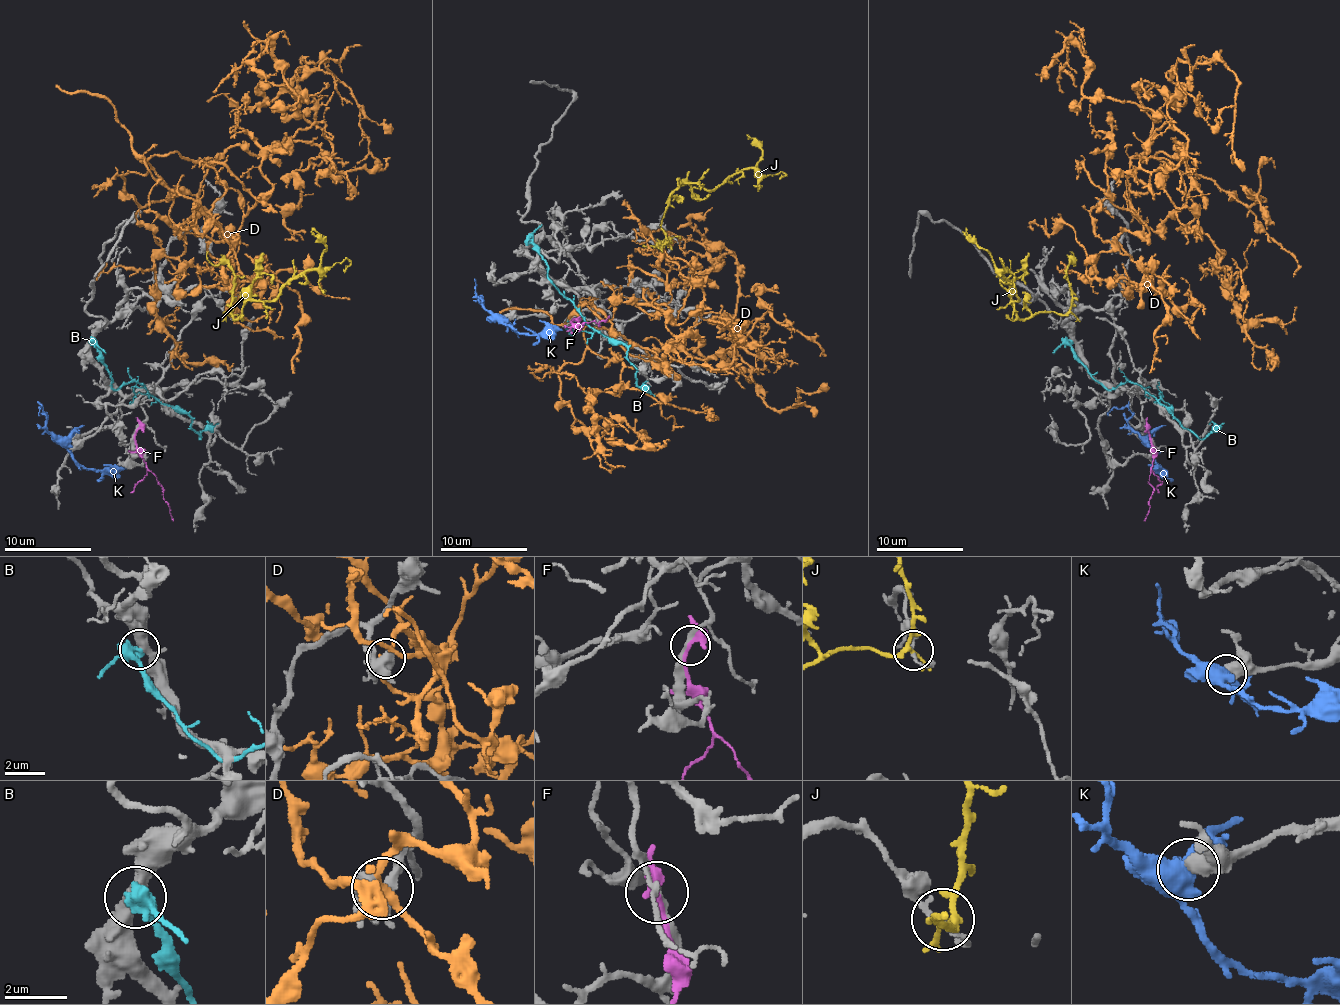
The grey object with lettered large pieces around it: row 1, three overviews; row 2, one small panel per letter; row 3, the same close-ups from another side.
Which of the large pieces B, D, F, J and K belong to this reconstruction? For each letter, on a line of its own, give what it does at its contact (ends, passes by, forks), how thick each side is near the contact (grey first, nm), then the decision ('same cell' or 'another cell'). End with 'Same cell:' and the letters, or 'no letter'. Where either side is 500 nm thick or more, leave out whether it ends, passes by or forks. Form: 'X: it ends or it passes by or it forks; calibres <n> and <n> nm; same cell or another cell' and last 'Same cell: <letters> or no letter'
B: it passes by; calibres 360 and 400 nm; another cell
D: calibres 500 and 240 nm; another cell
F: it passes by; calibres 220 and 280 nm; another cell
J: it forks; calibres 150 and 170 nm; another cell
K: calibres 600 and 550 nm; another cell
Same cell: no letter

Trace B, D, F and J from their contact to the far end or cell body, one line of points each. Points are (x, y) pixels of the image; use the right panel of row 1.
B: (1071, 340), (1076, 359), (1108, 390), (1132, 381), (1199, 438), (1212, 433), (1223, 422)
D: (1117, 242), (1143, 229), (1130, 160), (1184, 162), (1167, 112), (1197, 62), (1238, 82), (1245, 171)
F: (1147, 431), (1154, 461), (1150, 477), (1154, 487), (1143, 520)
J: (1071, 312), (1045, 312), (1019, 318), (1011, 301), (1017, 301), (1011, 284), (995, 266), (991, 255), (965, 227)

